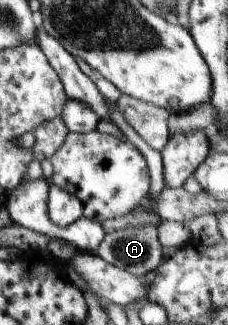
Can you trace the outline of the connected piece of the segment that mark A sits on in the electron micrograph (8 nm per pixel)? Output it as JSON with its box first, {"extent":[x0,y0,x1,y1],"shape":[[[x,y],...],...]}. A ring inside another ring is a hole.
{"extent":[96,226,164,277],"shape":[[[142,226],[142,228],[125,228],[114,230],[105,234],[104,240],[98,245],[96,254],[100,255],[106,262],[130,272],[132,276],[144,277],[147,272],[157,269],[164,256],[162,245],[158,240],[157,228],[154,226]]]}

